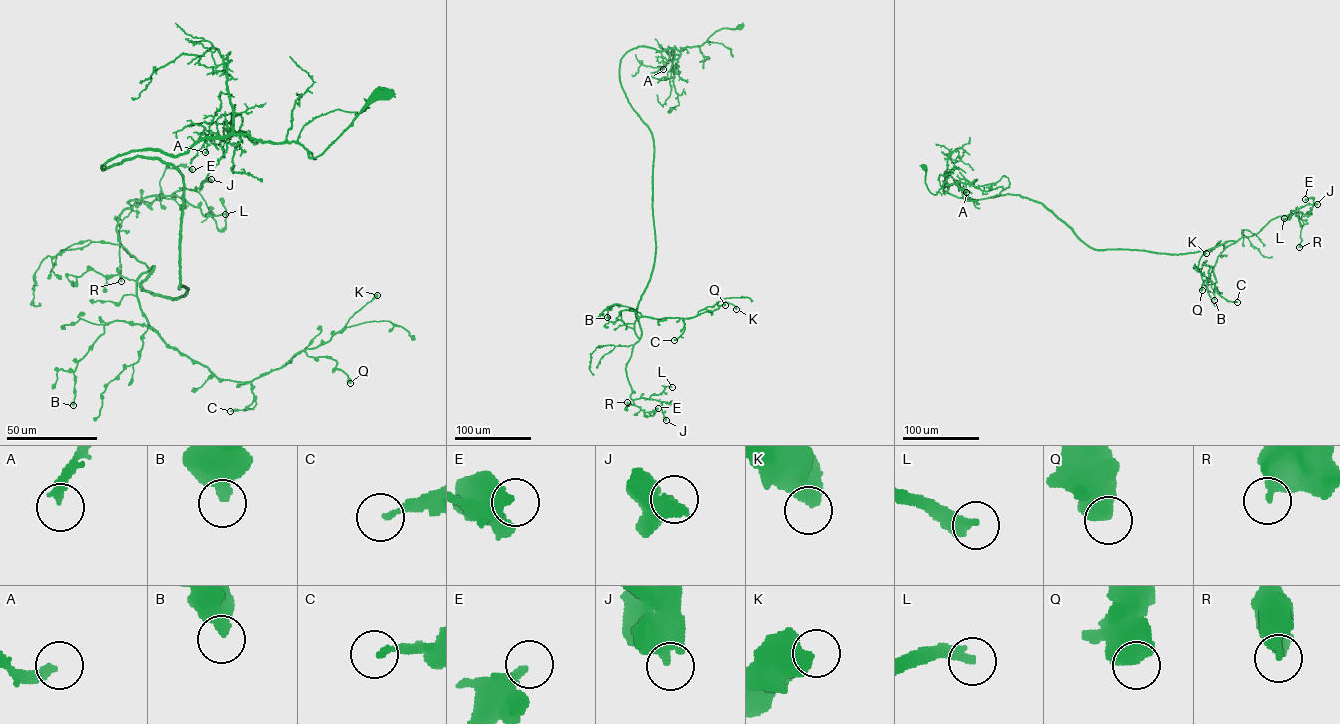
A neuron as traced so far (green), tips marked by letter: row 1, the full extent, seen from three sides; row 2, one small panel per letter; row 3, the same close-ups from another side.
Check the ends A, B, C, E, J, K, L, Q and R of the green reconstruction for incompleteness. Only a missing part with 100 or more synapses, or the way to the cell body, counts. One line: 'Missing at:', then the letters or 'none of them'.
Missing at: L

